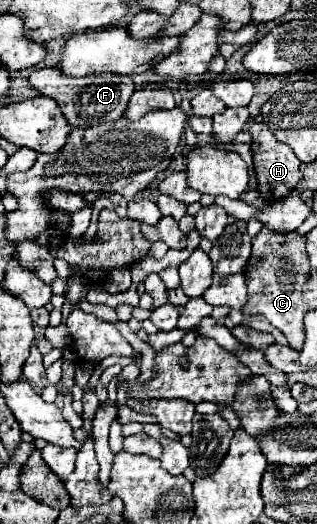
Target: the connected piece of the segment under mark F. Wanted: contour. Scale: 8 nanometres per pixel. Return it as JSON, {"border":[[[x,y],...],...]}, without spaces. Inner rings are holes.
{"border":[[[59,67],[35,69],[29,75],[29,85],[35,87],[41,95],[53,97],[63,109],[63,115],[67,117],[67,121],[71,121],[71,125],[75,127],[93,127],[93,125],[123,117],[129,97],[135,91],[135,85],[129,75],[99,73],[93,77],[69,77]]]}

